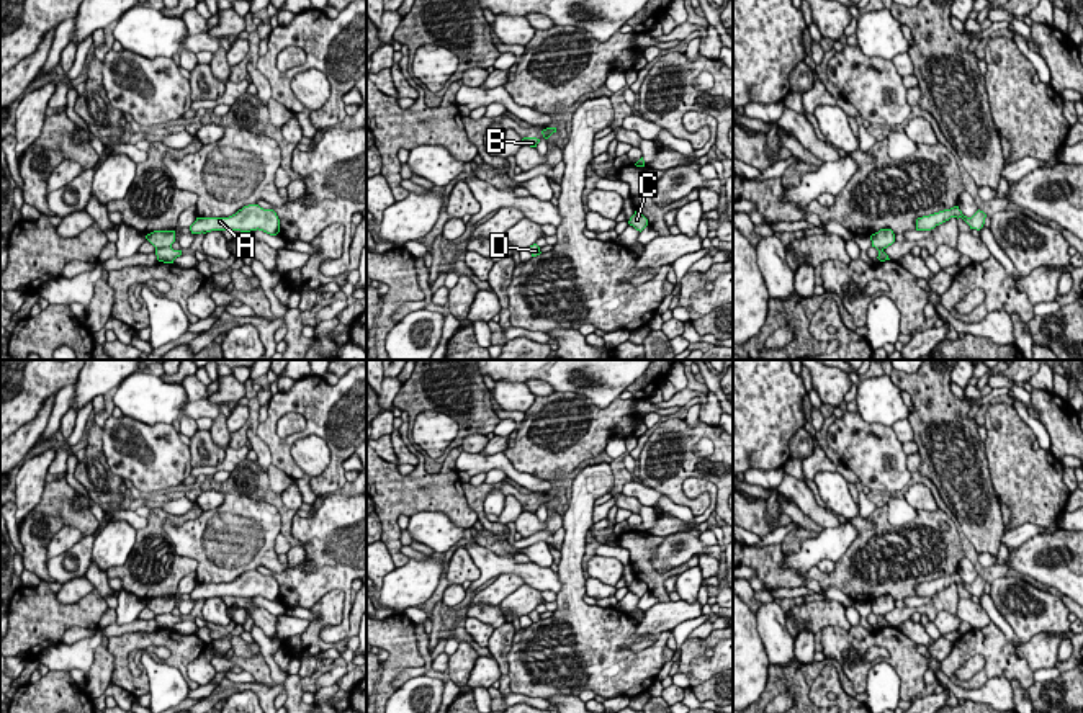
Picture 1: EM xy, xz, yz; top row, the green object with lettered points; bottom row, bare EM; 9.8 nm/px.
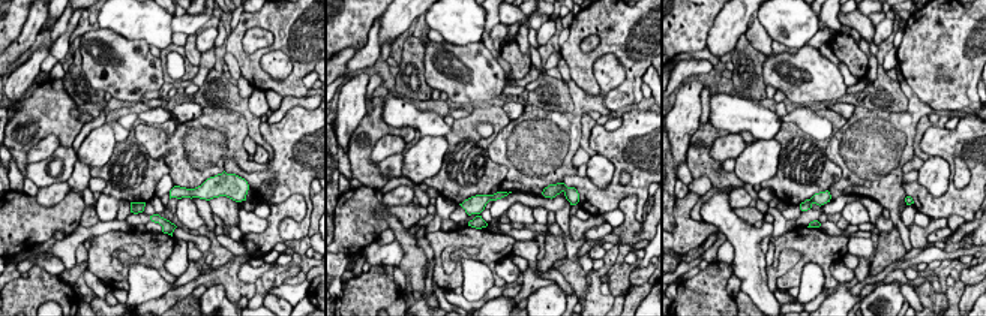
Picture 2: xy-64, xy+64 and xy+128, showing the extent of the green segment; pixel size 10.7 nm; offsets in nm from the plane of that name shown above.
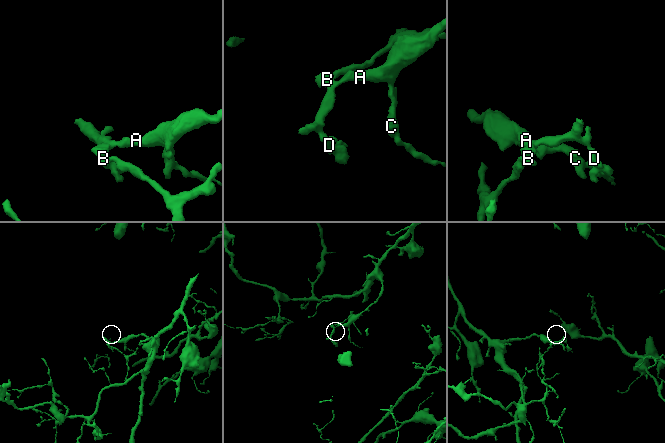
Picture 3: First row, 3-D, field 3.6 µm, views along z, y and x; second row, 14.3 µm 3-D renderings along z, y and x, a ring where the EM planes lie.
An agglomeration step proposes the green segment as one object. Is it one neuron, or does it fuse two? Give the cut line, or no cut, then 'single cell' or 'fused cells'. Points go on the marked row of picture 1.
xy (170, 246), (156, 249) | fused cells

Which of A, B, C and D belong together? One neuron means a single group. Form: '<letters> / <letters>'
A C D / B

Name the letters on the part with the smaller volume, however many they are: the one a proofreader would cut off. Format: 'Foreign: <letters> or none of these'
Foreign: B

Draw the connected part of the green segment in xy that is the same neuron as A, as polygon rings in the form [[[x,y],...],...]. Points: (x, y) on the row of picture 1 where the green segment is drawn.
[[[249,204],[229,217],[196,217],[190,226],[191,234],[206,234],[211,231],[263,231],[270,235],[280,232],[280,219],[273,209],[263,209],[258,204]]]

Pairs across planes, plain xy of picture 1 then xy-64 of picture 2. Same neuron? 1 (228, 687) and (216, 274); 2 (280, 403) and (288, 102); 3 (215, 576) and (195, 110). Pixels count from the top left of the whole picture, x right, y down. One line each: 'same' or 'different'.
1: same
2: different
3: different

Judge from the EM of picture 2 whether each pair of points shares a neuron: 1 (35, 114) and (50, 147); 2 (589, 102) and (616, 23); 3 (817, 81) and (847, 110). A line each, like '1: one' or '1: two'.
1: two
2: two
3: two

